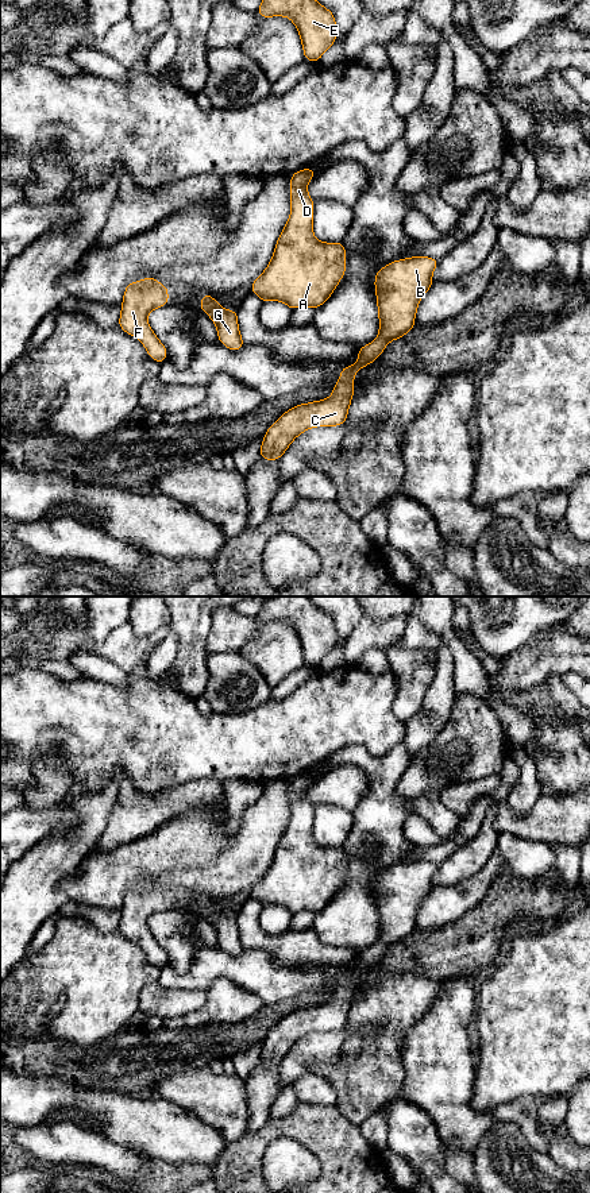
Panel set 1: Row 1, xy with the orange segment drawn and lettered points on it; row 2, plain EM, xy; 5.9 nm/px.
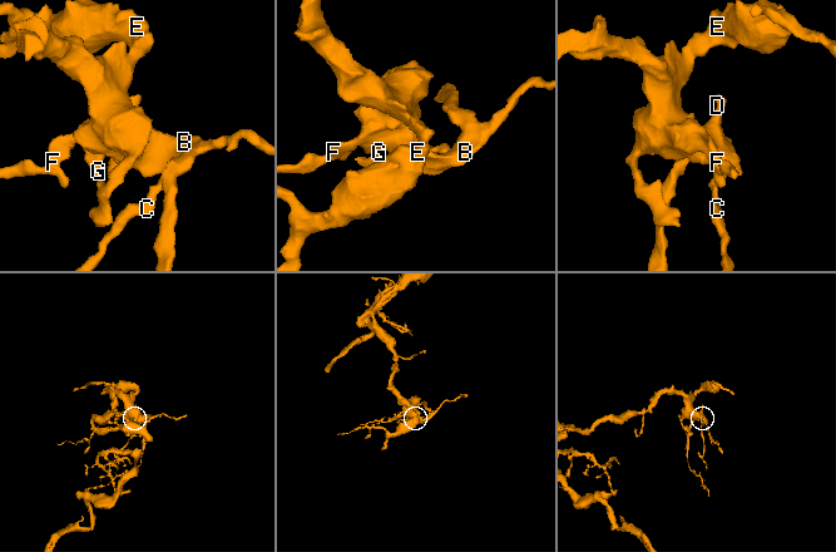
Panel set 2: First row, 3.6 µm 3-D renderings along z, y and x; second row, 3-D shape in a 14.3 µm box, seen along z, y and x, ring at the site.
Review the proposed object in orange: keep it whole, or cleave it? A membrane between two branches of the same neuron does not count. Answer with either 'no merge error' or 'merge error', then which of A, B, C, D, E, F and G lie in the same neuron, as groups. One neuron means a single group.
no merge error; A B C D E F G

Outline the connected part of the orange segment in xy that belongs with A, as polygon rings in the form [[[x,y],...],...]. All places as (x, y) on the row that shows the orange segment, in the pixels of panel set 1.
[[[315,167],[290,175],[292,212],[273,258],[262,275],[250,285],[262,302],[282,301],[292,310],[320,308],[346,273],[346,247],[323,243],[313,236],[313,200],[306,185]]]

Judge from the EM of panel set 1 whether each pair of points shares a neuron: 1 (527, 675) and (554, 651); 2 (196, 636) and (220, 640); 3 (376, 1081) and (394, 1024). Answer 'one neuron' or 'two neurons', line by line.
1: one neuron
2: two neurons
3: one neuron

